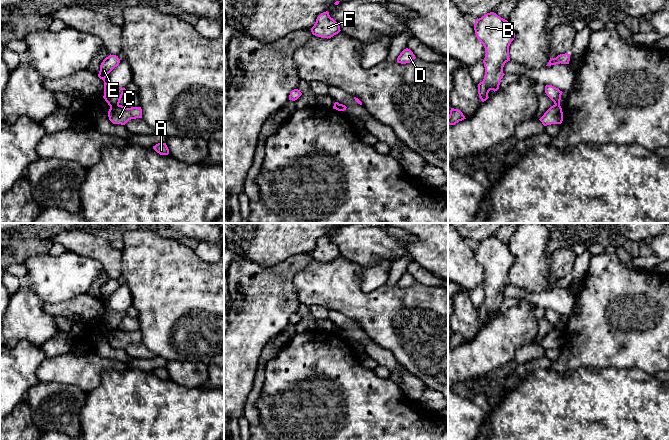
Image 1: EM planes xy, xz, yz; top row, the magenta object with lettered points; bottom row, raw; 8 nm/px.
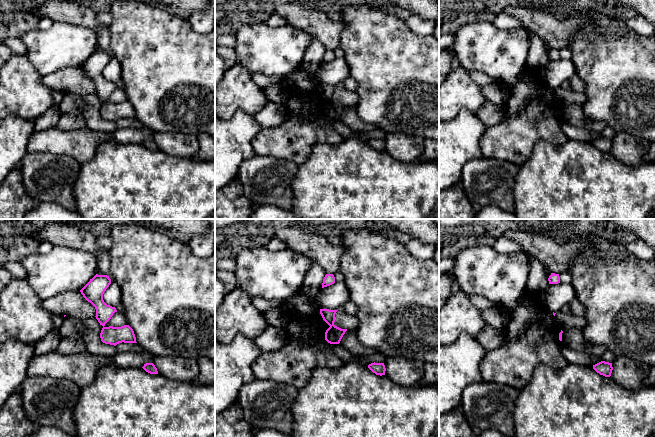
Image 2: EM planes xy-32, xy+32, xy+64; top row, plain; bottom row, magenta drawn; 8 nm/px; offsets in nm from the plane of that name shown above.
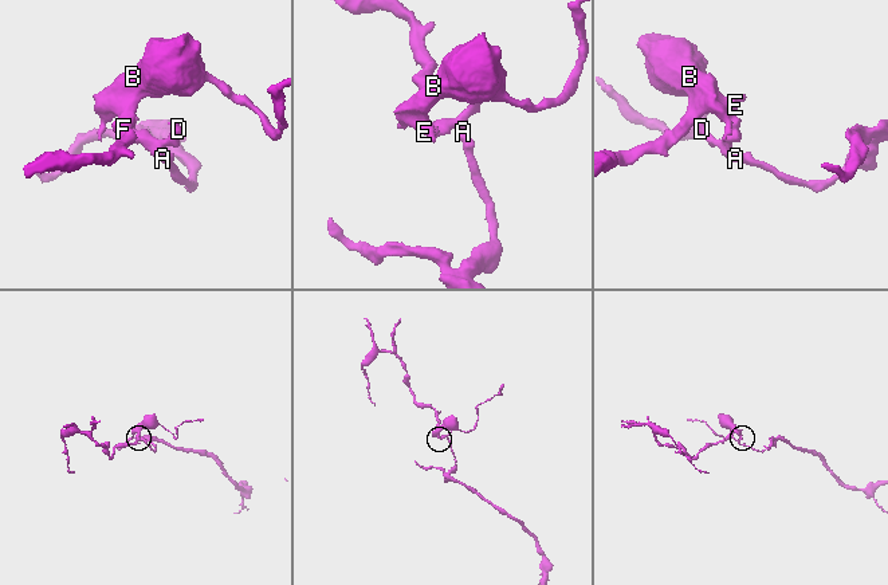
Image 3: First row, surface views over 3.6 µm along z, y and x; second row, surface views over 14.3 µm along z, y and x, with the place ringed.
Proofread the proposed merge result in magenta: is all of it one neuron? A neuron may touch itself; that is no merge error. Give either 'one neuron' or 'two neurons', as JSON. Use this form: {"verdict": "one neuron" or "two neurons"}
{"verdict": "two neurons"}

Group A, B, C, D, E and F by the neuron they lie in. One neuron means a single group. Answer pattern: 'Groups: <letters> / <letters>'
Groups: A C D / B E F

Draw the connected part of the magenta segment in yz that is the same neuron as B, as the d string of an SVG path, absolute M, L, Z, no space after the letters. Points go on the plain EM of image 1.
M494 236L475 244L474 254L477 263L483 268L486 278L483 284L485 299L478 308L478 318L482 326L486 325L490 314L499 313L500 305L505 299L503 291L510 285L509 270L515 262L508 245Z

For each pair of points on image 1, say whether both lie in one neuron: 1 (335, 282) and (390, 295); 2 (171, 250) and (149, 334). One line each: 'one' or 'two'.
1: one
2: one

